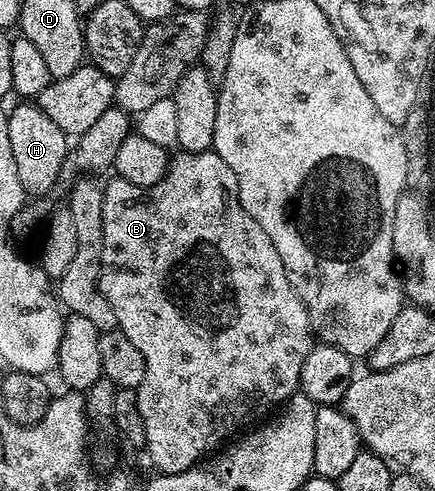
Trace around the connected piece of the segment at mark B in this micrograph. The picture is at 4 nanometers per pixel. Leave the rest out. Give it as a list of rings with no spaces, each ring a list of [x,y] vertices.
[[[180,151],[177,154],[177,157],[175,154],[169,160],[168,170],[163,179],[150,187],[138,187],[134,183],[126,183],[126,179],[117,176],[113,176],[112,181],[105,180],[102,185],[104,246],[100,268],[100,290],[102,295],[106,295],[106,303],[110,303],[110,308],[114,311],[116,328],[123,331],[126,339],[130,339],[130,343],[134,343],[138,351],[142,351],[142,359],[146,363],[146,375],[140,388],[136,390],[136,398],[144,428],[142,449],[143,452],[148,452],[148,461],[156,468],[153,470],[157,474],[186,471],[201,459],[207,458],[217,447],[223,446],[233,435],[259,422],[261,420],[259,417],[263,413],[271,414],[277,407],[283,406],[289,397],[293,397],[298,392],[302,363],[306,361],[306,355],[310,355],[314,344],[310,315],[296,292],[290,287],[290,279],[286,279],[286,267],[282,267],[282,259],[279,258],[278,251],[274,251],[274,243],[270,243],[266,231],[262,231],[262,227],[258,227],[258,223],[250,219],[246,207],[242,207],[238,199],[238,179],[234,179],[234,171],[230,171],[230,167],[222,163],[222,159],[215,151],[206,153]]]

